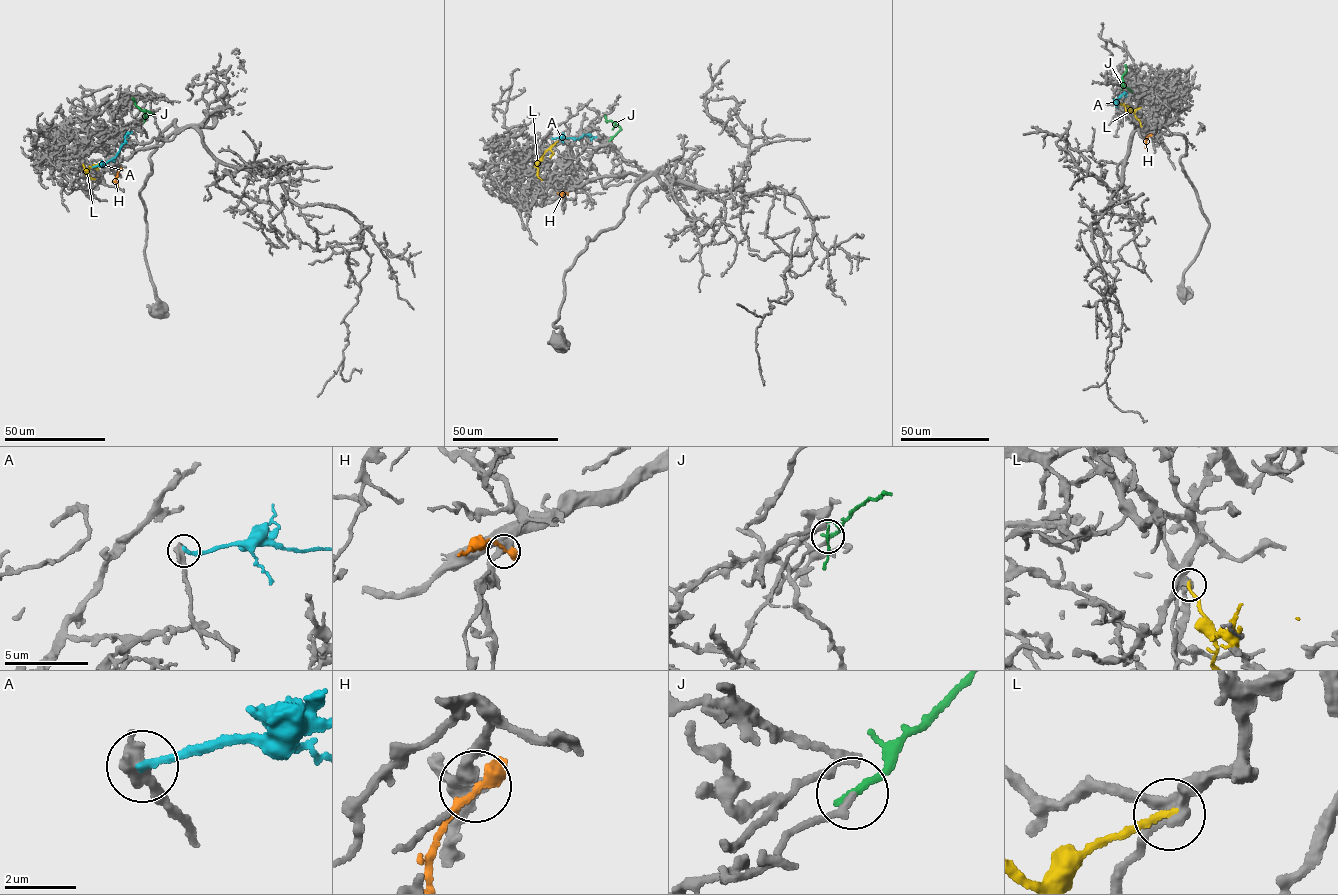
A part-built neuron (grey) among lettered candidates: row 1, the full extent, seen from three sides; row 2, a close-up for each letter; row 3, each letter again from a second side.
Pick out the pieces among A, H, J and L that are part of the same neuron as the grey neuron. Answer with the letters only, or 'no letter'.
no letter

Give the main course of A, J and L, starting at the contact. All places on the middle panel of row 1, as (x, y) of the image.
A: (552, 138), (578, 138), (583, 134), (596, 136)
J: (610, 140), (620, 128), (605, 120), (605, 115)
L: (534, 166), (550, 149), (553, 152), (550, 158)

